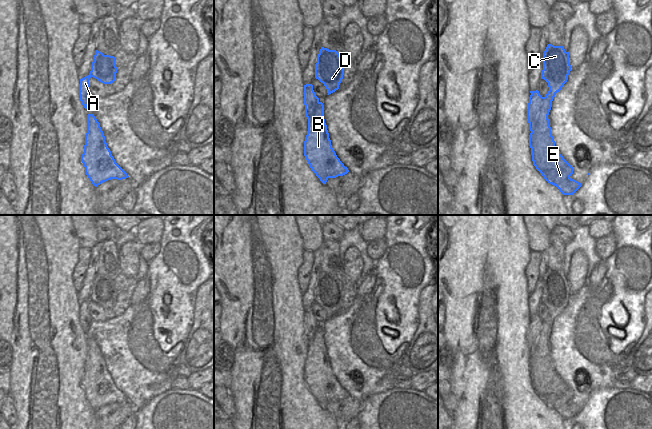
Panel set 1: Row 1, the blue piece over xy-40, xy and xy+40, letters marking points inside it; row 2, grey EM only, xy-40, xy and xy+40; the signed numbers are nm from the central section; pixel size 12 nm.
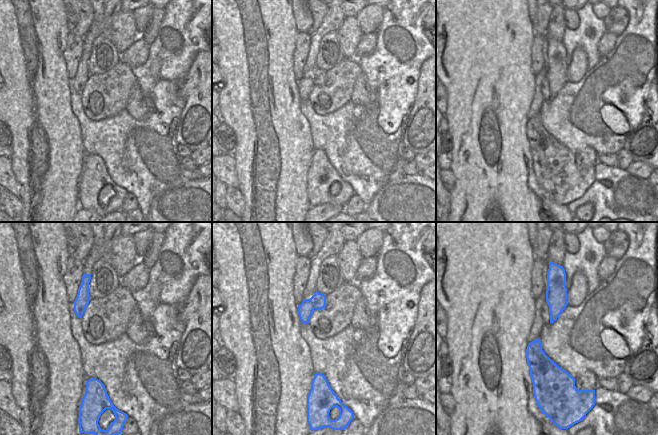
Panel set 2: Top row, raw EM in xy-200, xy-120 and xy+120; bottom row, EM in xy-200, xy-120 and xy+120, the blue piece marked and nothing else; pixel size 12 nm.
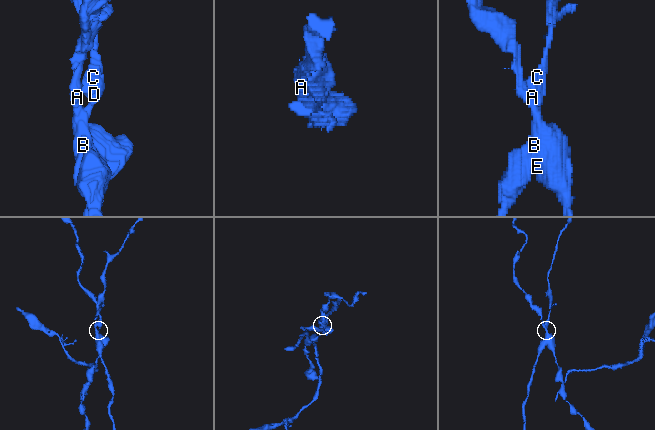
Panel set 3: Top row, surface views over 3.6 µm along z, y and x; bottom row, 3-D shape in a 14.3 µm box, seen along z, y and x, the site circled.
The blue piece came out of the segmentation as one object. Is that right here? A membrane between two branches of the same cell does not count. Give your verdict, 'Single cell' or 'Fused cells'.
Fused cells

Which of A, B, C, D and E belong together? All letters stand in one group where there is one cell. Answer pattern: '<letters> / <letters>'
A E / B C D

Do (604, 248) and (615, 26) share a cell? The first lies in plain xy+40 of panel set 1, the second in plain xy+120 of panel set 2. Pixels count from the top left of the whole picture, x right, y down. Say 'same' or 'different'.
same

